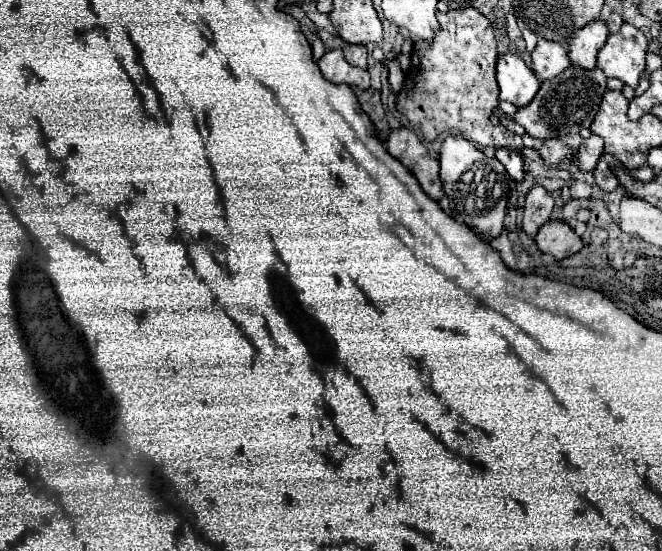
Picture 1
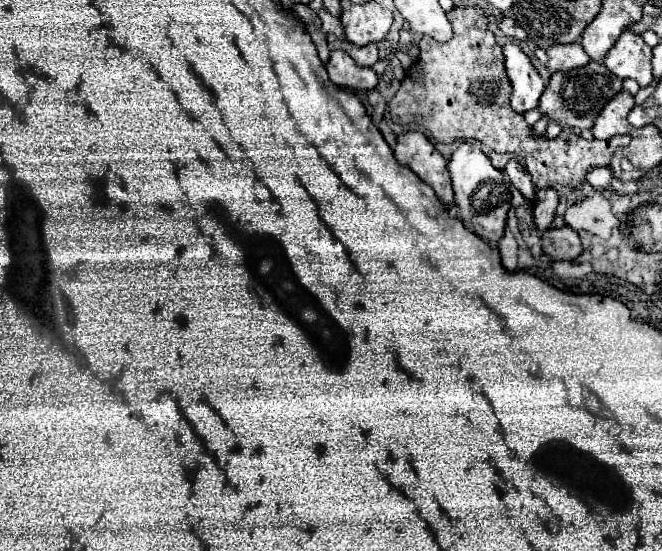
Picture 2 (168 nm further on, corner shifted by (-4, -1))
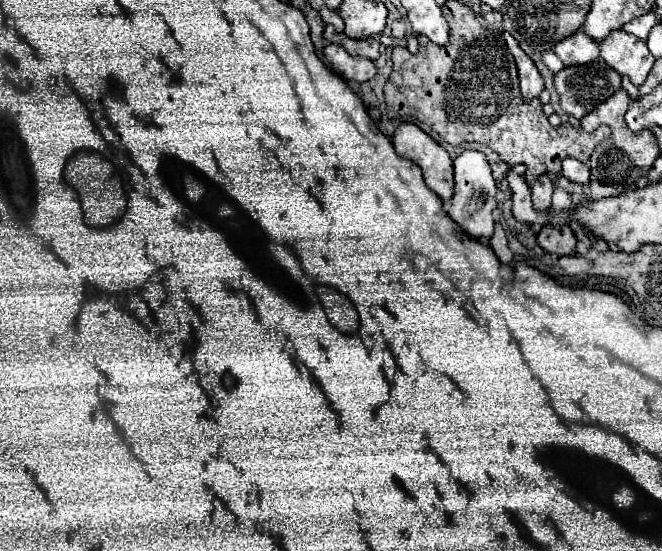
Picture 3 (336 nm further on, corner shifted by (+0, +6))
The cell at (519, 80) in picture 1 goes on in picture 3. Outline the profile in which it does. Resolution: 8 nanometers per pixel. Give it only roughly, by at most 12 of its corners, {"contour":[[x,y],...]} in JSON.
{"contour":[[504,33],[508,51],[516,59],[522,99],[538,97],[544,89],[534,61]]}

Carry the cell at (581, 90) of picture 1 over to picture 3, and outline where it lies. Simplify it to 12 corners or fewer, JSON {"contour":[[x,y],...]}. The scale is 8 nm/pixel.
{"contour":[[602,59],[554,75],[564,113],[582,119],[620,89]]}

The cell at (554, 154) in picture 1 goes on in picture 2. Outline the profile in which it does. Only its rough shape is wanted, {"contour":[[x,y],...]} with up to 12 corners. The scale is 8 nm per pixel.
{"contour":[[452,8],[446,44],[388,102],[442,144],[522,156],[536,188],[580,186],[630,136],[534,134],[510,108],[482,8]]}

